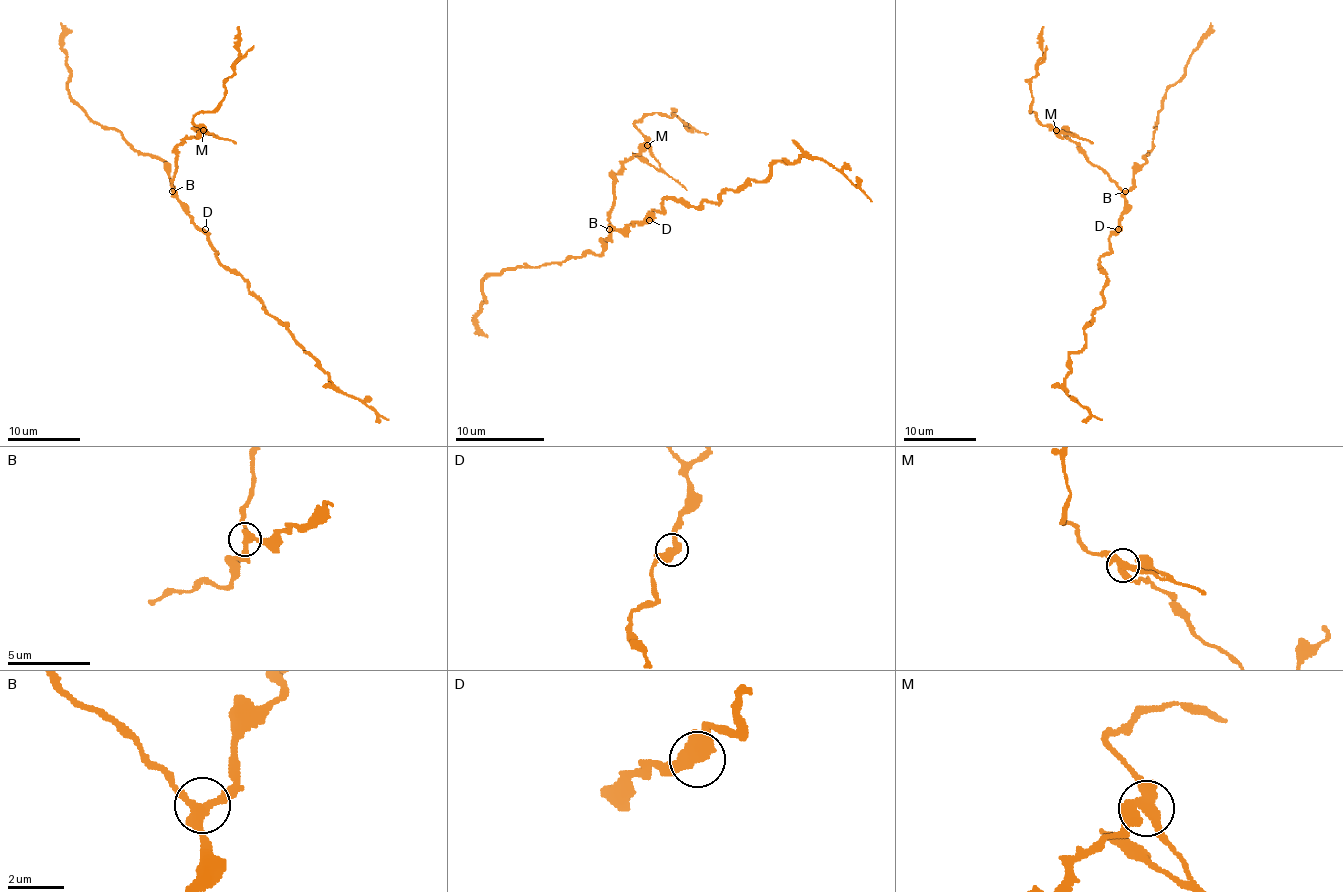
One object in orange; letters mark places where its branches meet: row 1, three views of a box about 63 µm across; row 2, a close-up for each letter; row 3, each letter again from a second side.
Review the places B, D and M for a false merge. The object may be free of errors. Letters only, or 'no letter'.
M

